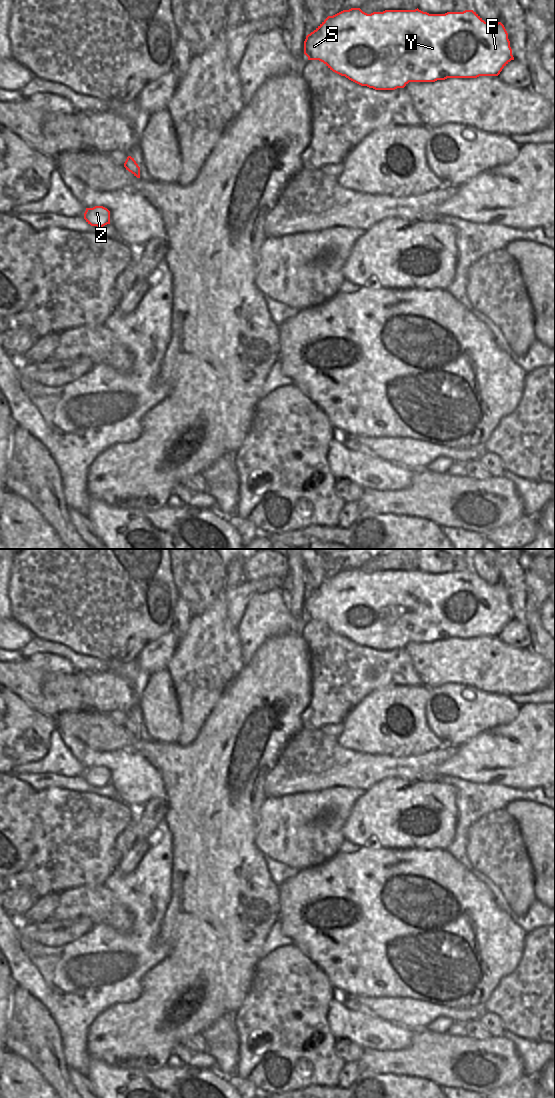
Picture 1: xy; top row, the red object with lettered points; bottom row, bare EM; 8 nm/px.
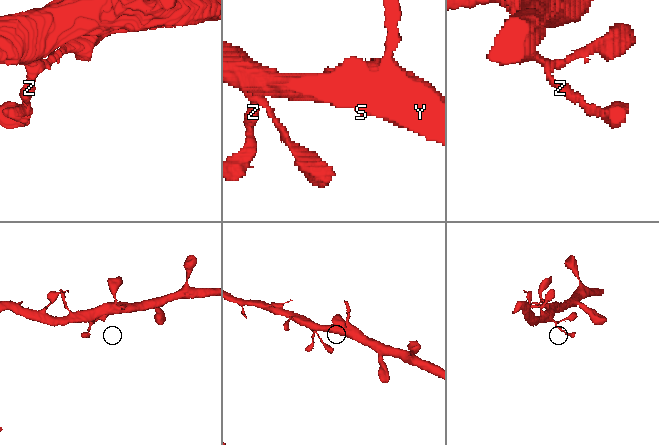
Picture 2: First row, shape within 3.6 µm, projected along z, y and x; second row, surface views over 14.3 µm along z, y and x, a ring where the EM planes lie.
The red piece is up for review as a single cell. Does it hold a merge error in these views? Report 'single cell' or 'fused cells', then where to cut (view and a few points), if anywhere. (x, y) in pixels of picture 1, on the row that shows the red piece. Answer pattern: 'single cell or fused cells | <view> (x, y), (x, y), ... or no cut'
single cell | no cut

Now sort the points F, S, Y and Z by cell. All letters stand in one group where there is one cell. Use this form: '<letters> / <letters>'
F S Y Z

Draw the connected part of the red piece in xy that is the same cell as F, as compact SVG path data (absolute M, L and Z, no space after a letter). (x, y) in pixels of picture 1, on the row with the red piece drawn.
M351 8L328 16L306 36L304 54L308 60L319 60L333 72L375 90L404 88L409 82L498 76L514 60L501 22L489 24L473 10L429 14L418 8L371 14Z

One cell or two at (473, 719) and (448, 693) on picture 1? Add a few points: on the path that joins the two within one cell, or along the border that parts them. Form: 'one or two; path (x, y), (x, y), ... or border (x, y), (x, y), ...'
one; path (467, 713), (454, 699)

